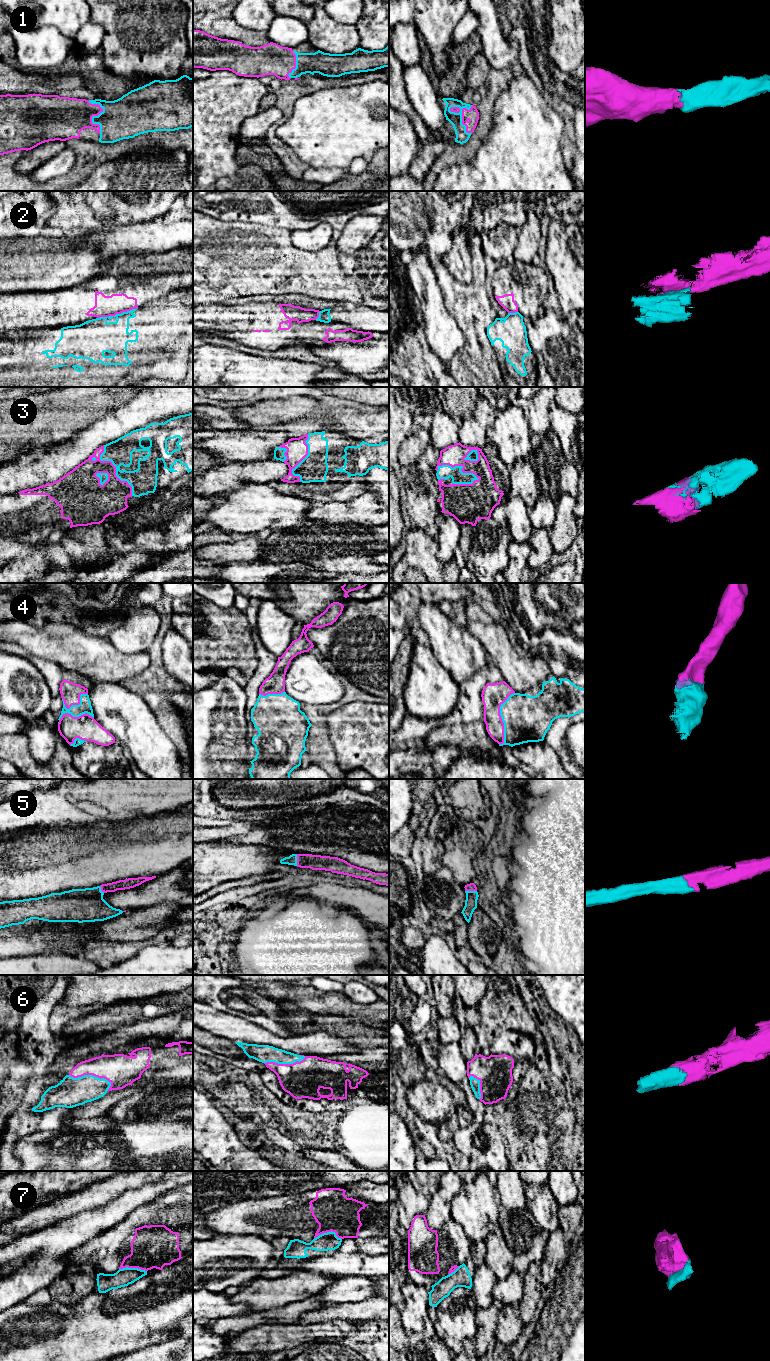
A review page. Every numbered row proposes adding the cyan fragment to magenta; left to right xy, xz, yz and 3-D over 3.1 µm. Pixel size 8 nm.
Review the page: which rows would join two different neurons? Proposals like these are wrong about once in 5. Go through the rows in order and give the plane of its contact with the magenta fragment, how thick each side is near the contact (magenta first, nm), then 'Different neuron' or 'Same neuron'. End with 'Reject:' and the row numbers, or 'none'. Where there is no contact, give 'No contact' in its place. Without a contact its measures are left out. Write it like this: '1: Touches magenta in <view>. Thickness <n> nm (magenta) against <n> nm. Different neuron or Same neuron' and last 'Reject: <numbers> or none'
1: Touches magenta in yz. Thickness 100 nm (magenta) against 100 nm. Same neuron
2: Touches magenta in xy. Thickness 170 nm (magenta) against 280 nm. Different neuron
3: Touches magenta in yz. Thickness 200 nm (magenta) against 110 nm. Same neuron
4: Touches magenta in yz. Thickness 190 nm (magenta) against 380 nm. Same neuron
5: Touches magenta in xz. Thickness 130 nm (magenta) against 80 nm. Same neuron
6: Touches magenta in xy. Thickness 260 nm (magenta) against 240 nm. Same neuron
7: Touches magenta in xz. Thickness 320 nm (magenta) against 140 nm. Different neuron
Reject: 2, 7

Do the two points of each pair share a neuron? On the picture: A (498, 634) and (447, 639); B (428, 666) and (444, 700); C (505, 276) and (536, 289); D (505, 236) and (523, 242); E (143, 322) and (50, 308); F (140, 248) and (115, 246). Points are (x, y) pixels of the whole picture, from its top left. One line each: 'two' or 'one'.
A: two
B: one
C: one
D: two
E: two
F: one

